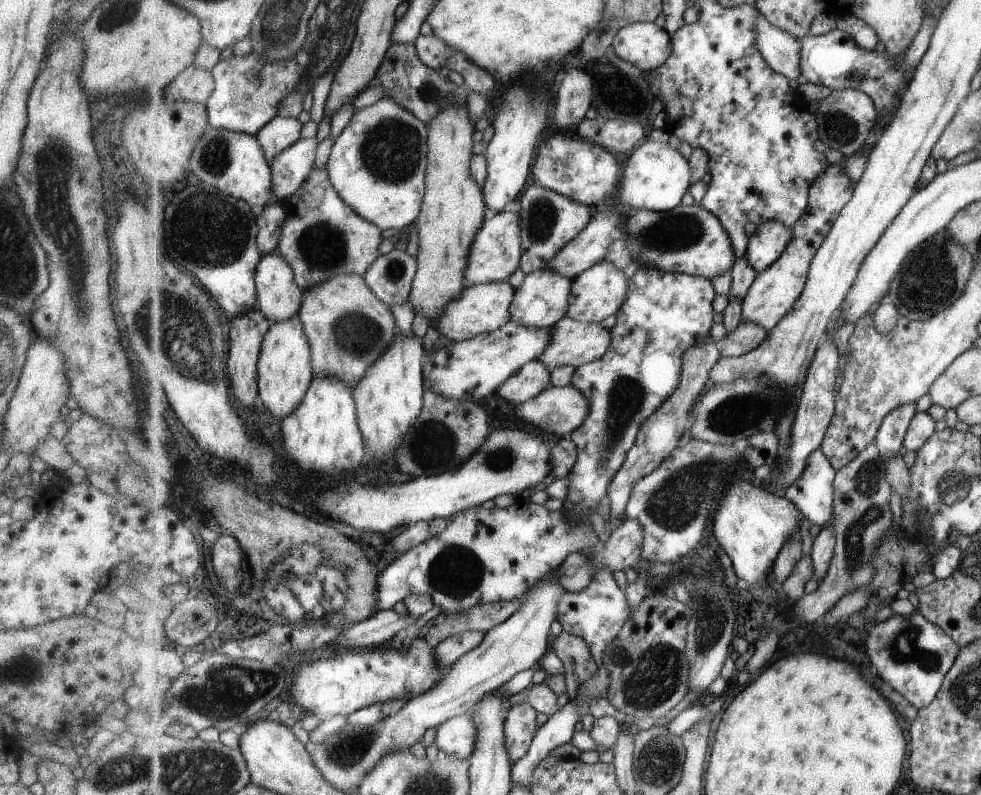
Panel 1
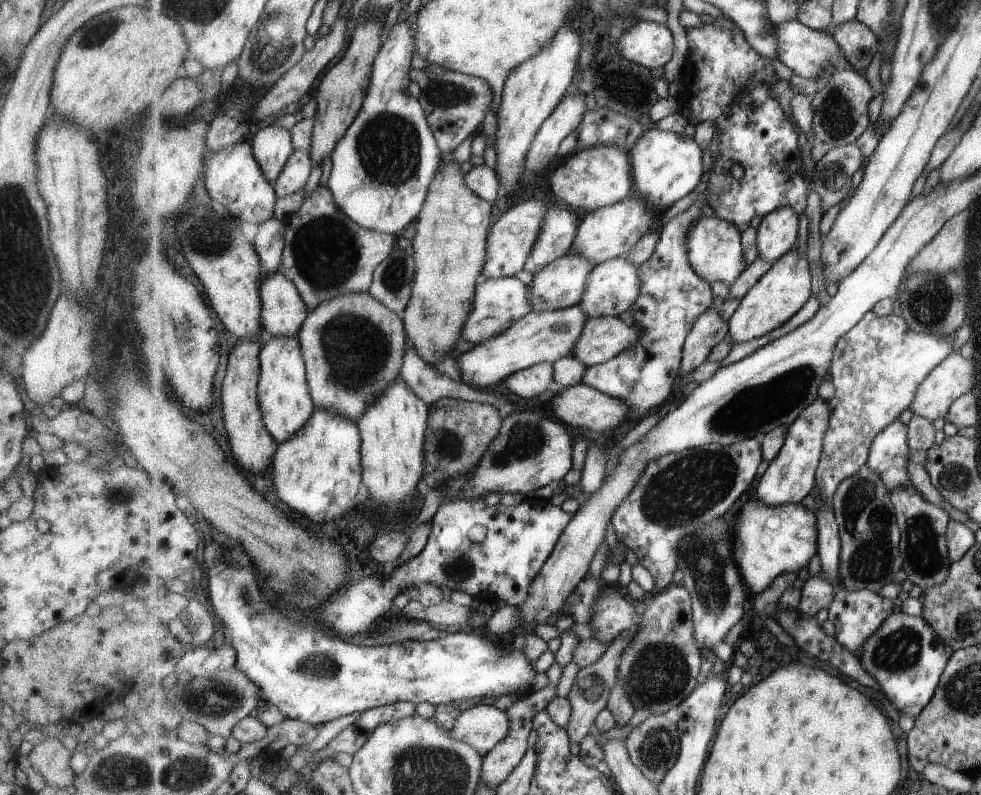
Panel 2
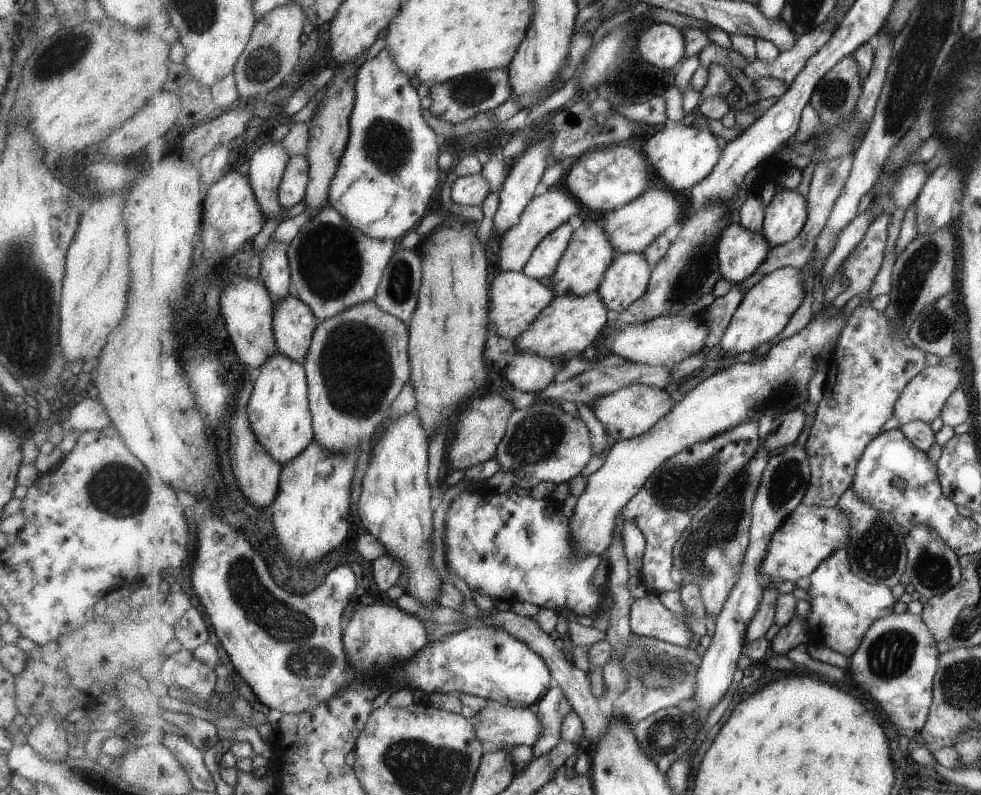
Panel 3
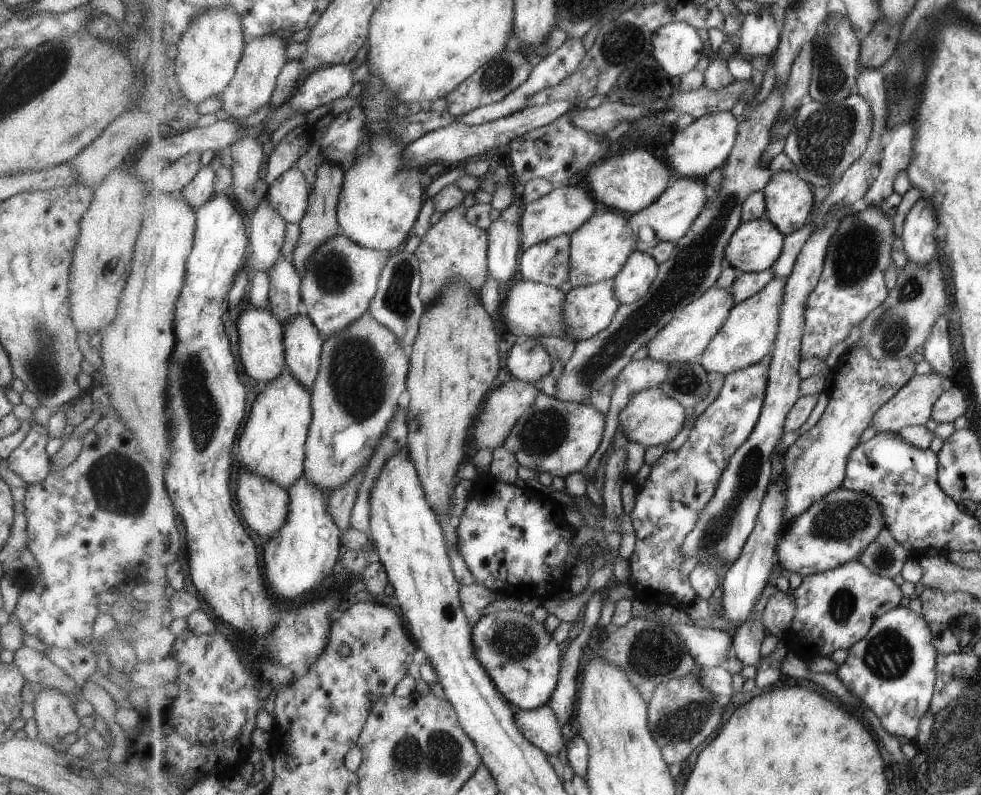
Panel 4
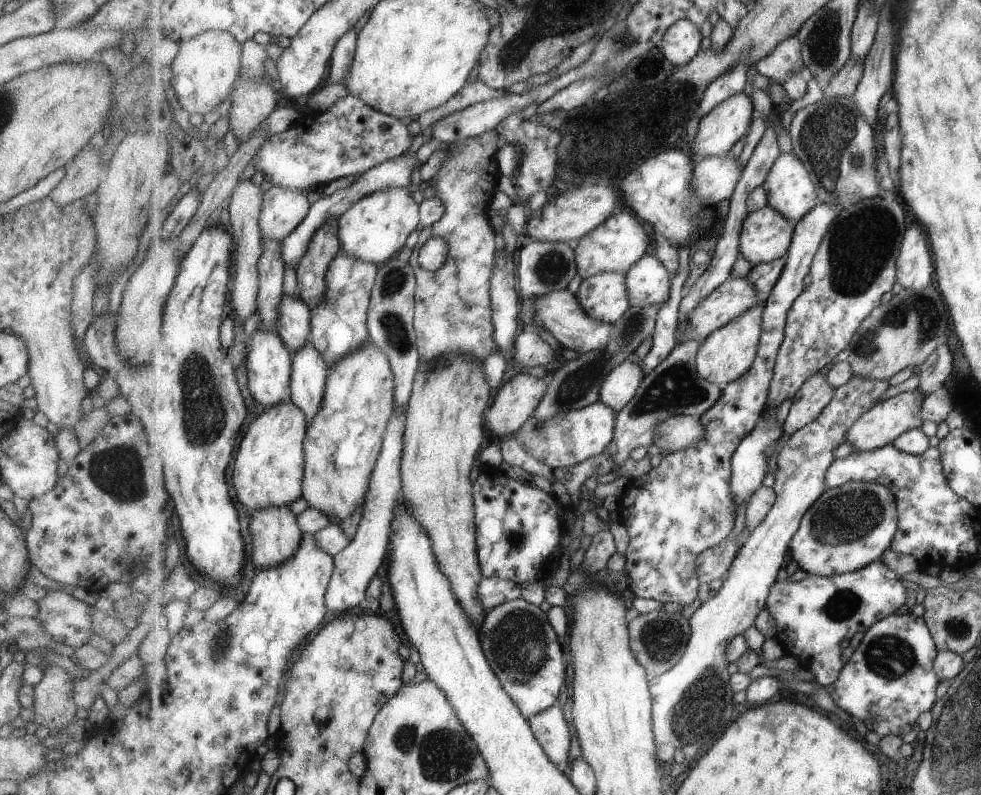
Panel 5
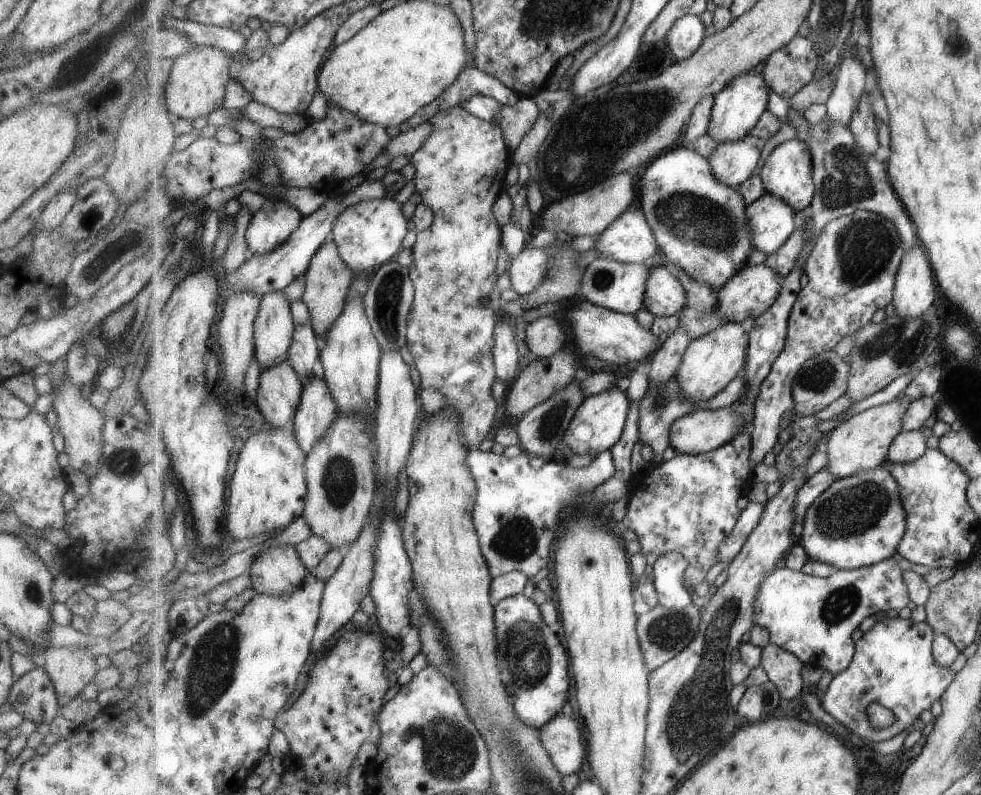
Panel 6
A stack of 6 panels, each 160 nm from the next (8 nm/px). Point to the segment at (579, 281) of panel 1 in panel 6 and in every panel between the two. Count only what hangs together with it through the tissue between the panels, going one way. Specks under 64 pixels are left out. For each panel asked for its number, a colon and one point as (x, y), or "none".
2: (614, 286)
3: (628, 279)
4: (638, 275)
5: (649, 281)
6: (665, 295)

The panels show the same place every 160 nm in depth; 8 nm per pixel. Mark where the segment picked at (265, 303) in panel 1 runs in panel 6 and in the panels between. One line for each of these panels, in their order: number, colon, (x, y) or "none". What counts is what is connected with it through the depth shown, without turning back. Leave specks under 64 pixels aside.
2: (284, 312)
3: (295, 324)
4: (304, 342)
5: (311, 371)
6: (317, 410)

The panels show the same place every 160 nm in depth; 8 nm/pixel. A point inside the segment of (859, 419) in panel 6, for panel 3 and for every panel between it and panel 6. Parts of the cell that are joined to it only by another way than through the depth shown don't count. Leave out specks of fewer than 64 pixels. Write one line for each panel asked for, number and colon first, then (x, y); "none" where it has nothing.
3: (924, 399)
4: (913, 404)
5: (886, 421)

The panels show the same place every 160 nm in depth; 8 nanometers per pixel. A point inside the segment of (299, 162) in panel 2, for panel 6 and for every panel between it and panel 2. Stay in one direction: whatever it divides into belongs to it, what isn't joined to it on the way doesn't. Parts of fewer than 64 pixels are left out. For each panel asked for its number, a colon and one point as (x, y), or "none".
3: (293, 189)
4: (290, 194)
5: (283, 210)
6: (273, 224)

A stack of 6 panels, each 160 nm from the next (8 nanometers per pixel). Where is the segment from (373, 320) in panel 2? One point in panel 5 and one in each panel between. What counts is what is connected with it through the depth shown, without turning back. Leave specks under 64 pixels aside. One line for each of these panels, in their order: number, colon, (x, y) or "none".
3: (359, 363)
4: (365, 369)
5: (343, 443)

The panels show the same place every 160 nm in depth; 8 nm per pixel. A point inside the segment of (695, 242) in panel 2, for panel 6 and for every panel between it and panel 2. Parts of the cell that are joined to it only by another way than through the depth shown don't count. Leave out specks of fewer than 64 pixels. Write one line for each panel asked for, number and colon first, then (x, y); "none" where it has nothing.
3: (741, 251)
4: (755, 246)
5: (767, 235)
6: (773, 221)

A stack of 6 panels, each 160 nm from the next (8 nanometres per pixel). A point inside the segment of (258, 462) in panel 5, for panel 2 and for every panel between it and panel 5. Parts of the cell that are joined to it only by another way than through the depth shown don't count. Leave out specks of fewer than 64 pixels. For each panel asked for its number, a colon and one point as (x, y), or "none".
2: (286, 402)
3: (279, 410)
4: (273, 442)

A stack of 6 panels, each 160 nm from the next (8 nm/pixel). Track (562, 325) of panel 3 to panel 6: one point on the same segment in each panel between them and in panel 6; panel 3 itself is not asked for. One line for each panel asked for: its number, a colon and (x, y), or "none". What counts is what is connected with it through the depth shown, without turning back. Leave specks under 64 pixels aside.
4: (590, 309)
5: (606, 296)
6: (618, 286)

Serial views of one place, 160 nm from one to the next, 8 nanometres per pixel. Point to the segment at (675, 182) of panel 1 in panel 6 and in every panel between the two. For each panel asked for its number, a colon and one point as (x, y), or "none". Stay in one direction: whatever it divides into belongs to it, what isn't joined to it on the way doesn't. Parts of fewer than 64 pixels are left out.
2: (668, 166)
3: (683, 156)
4: (705, 145)
5: (720, 129)
6: (738, 108)

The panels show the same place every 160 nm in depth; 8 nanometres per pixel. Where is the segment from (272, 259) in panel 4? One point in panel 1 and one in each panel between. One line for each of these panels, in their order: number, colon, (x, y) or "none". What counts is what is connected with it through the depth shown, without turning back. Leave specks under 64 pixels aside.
1: (281, 133)
2: (273, 145)
3: (267, 166)

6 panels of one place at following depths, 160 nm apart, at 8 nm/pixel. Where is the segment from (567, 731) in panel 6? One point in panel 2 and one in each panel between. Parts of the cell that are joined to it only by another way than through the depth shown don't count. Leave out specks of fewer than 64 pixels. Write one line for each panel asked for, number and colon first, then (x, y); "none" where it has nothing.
2: (484, 726)
3: (496, 725)
4: (541, 726)
5: (550, 727)

